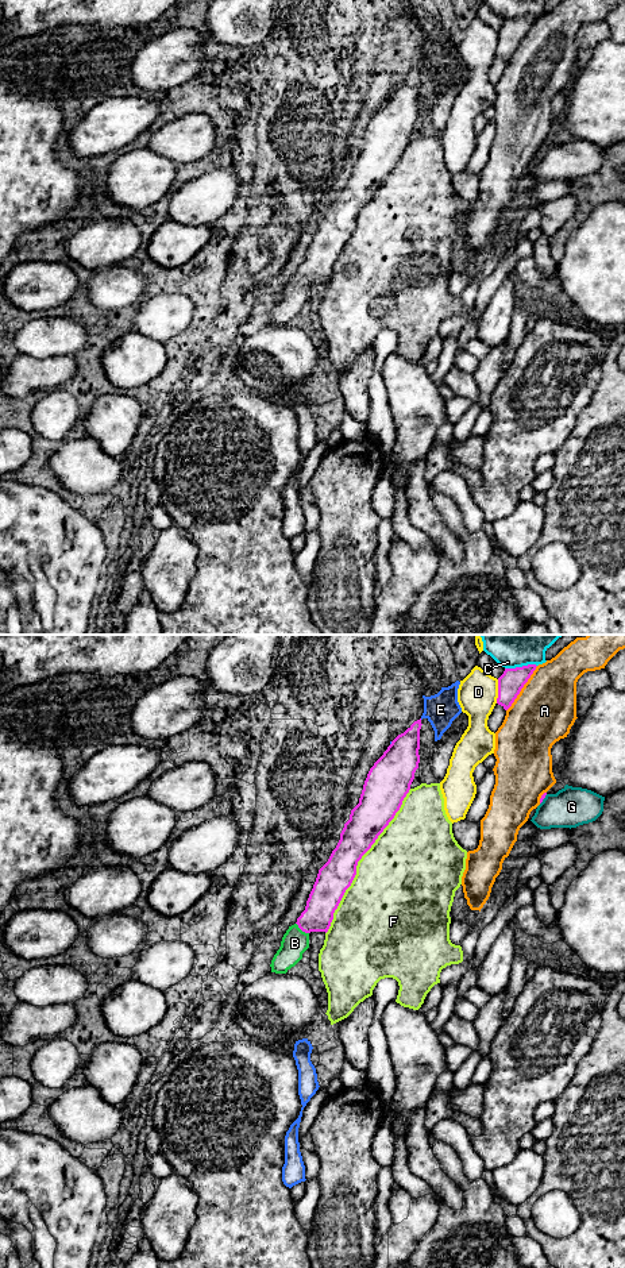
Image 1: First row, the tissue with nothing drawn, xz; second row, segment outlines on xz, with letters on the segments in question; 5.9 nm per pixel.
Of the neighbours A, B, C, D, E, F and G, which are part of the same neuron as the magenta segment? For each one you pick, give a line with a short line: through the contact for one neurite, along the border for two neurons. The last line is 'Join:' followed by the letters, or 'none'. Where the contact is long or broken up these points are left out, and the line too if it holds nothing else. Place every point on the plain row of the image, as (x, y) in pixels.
B: Line: xz (325, 247), (319, 263), (301, 281), (294, 295)
Join: B

